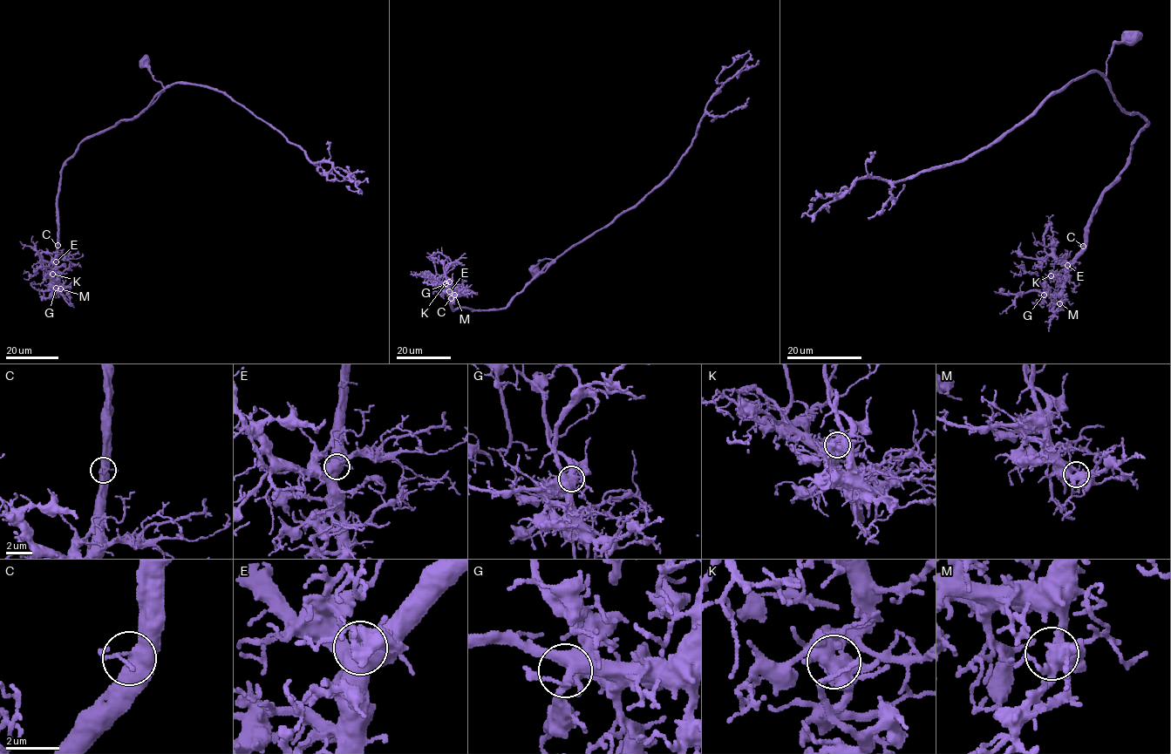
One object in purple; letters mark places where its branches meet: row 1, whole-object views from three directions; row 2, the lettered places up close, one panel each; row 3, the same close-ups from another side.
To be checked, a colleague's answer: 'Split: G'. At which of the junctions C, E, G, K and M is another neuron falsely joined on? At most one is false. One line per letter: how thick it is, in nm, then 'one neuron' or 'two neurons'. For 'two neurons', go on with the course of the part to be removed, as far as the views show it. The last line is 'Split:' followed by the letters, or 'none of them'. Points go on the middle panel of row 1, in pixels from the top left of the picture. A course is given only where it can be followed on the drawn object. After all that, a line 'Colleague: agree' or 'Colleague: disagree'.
C: calibre 480 nm; one neuron
E: calibre 480 nm; one neuron
G: calibre 440 nm; one neuron
K: calibre 550 nm; one neuron
M: calibre 440 nm; one neuron
Split: none of them
Colleague: disagree

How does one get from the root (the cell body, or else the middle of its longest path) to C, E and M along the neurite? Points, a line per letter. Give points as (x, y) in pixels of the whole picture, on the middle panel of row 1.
C: (535, 271), (540, 260), (554, 261), (517, 292), (505, 307), (473, 311), (460, 308), (453, 311), (450, 298)
E: (535, 271), (540, 260), (554, 261), (499, 309), (473, 311), (460, 308), (453, 311), (449, 291)
M: (535, 271), (540, 260), (554, 261), (505, 307), (473, 311), (460, 308), (453, 311), (450, 293), (454, 295)

